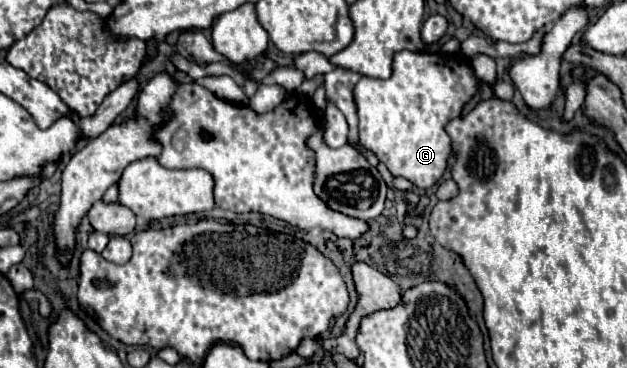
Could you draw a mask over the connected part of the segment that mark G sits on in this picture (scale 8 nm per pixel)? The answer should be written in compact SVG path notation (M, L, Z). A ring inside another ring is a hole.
M400 51L394 55L390 79L362 77L354 87L354 99L360 117L360 141L370 149L396 177L406 177L420 189L428 189L440 181L452 155L452 139L446 133L446 123L460 117L464 105L480 91L474 67L462 55L444 53L414 53Z

